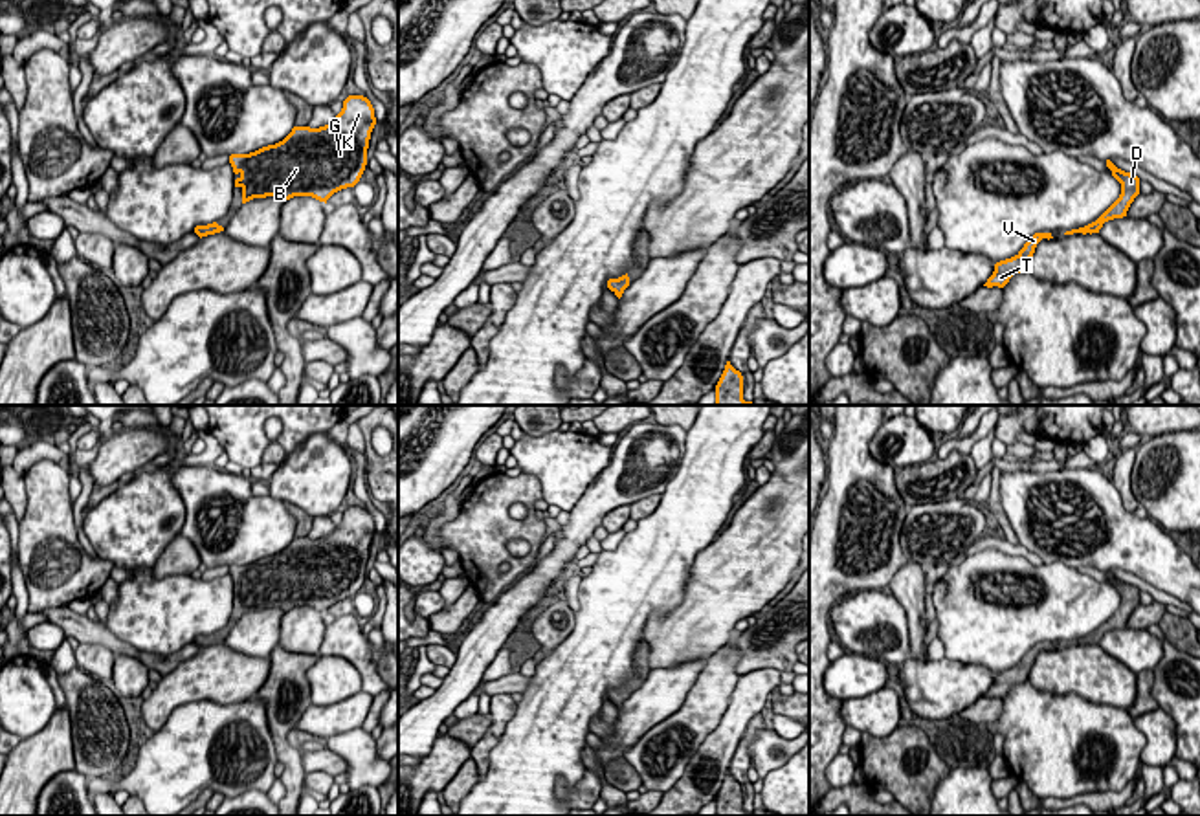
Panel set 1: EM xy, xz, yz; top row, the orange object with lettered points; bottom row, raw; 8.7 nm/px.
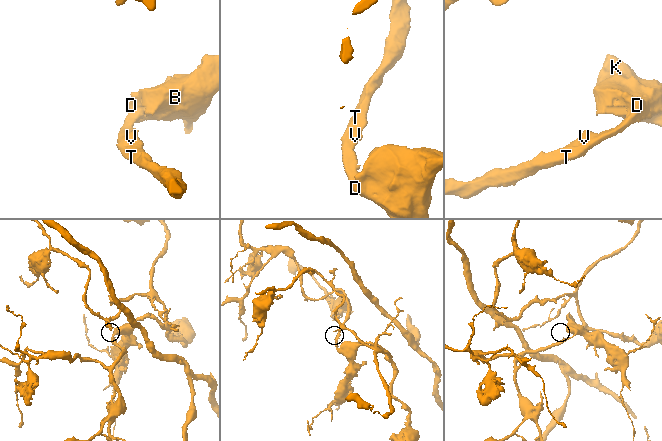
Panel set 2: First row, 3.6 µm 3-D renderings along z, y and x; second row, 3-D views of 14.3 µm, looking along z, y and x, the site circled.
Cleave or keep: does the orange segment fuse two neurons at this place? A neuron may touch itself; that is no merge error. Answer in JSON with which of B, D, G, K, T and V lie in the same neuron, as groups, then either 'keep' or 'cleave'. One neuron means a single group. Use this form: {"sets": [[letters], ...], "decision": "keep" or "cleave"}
{"sets": [["B", "D", "G", "K", "T", "V"]], "decision": "keep"}

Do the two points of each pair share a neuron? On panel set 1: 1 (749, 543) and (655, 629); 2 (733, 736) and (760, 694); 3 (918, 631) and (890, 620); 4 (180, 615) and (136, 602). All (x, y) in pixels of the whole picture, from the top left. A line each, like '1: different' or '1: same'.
1: same
2: same
3: different
4: same

